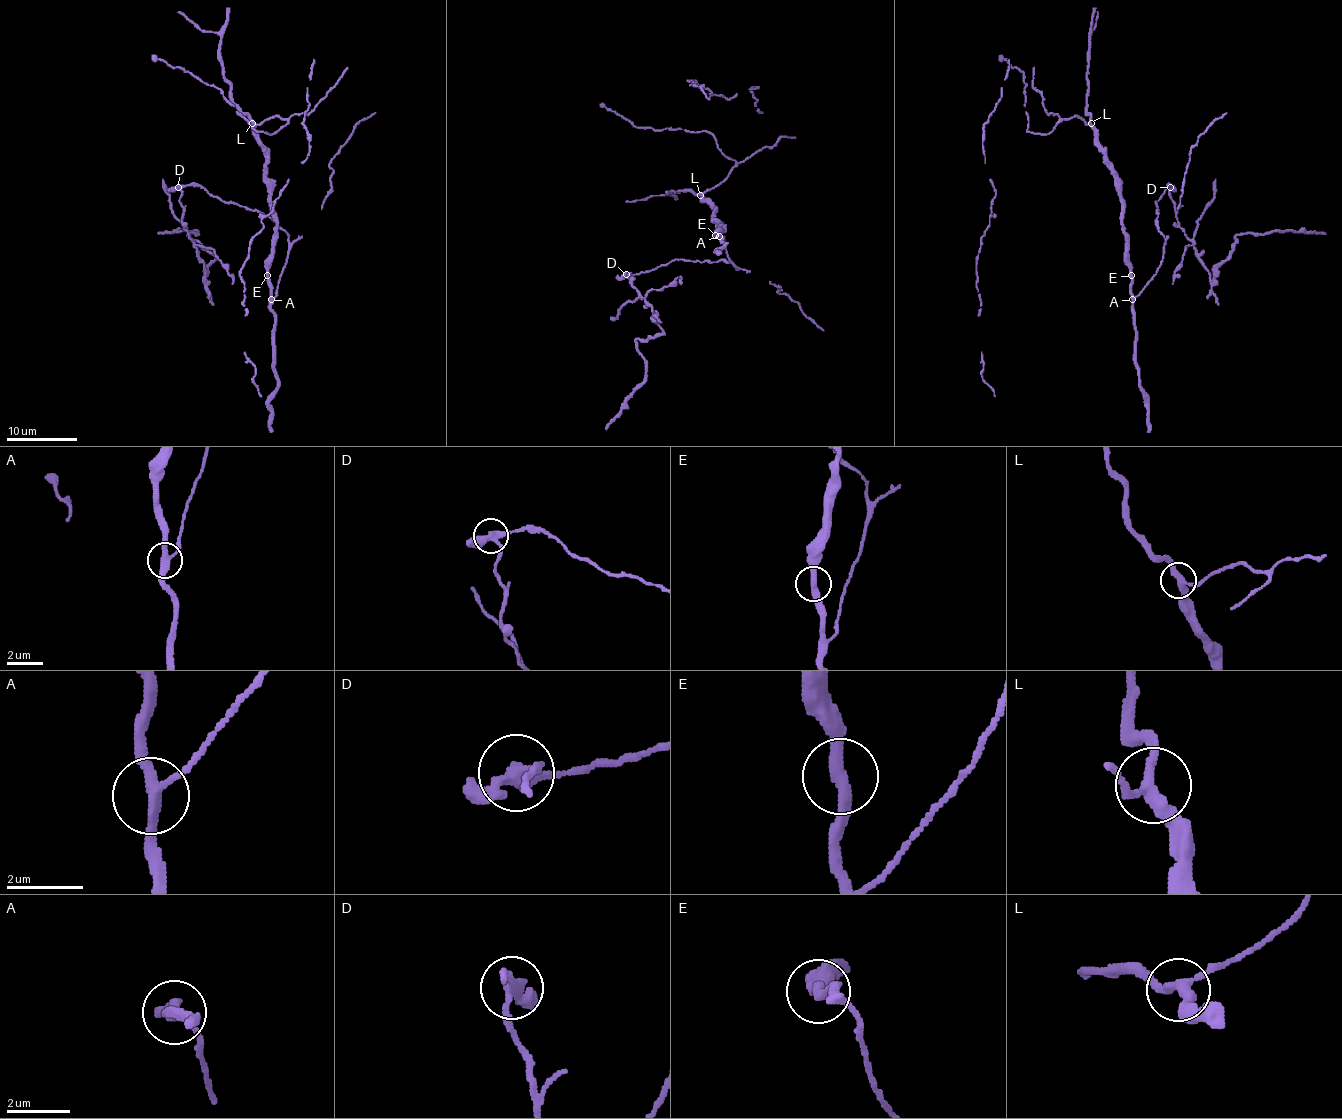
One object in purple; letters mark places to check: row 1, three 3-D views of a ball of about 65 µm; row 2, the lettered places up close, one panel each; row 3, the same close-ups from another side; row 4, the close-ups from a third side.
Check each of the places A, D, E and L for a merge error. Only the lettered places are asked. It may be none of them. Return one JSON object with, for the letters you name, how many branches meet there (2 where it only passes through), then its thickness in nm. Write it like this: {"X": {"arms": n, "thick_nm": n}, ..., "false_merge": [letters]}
{"D": {"arms": 3, "thick_nm": 320}, "false_merge": ["D"]}

